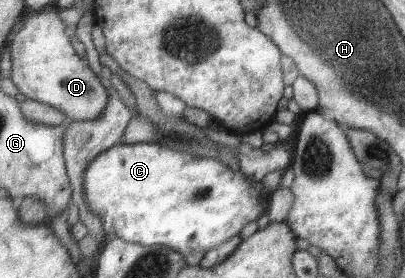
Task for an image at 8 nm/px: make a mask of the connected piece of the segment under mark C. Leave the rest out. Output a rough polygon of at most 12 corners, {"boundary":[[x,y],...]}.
{"boundary":[[117,144],[87,168],[110,237],[217,249],[267,215],[227,159]]}

